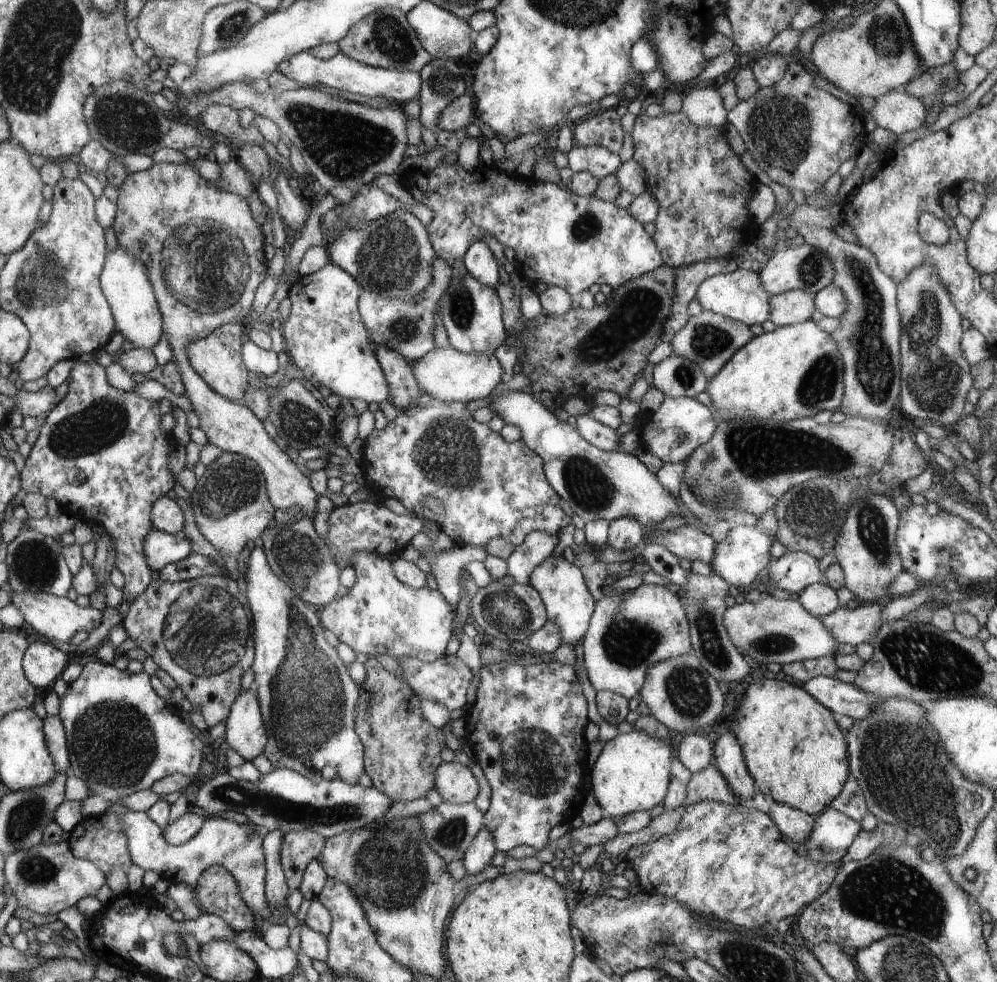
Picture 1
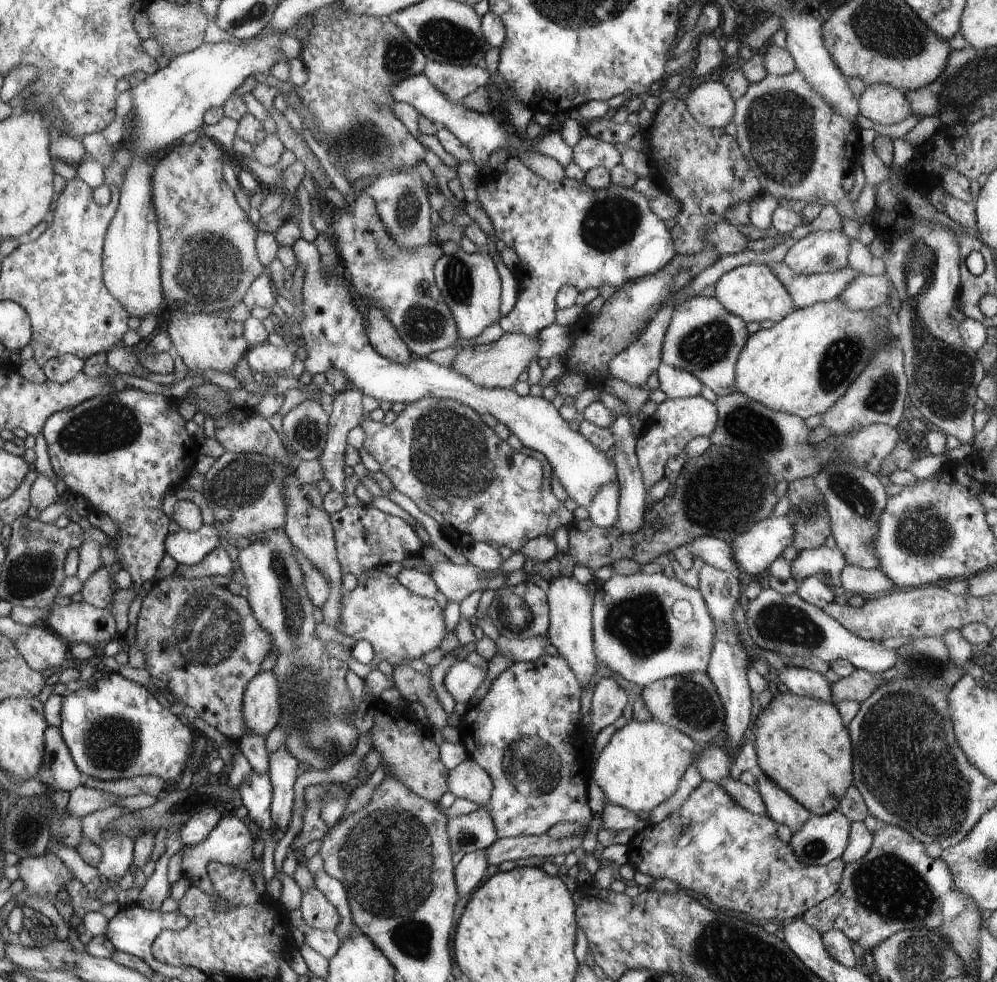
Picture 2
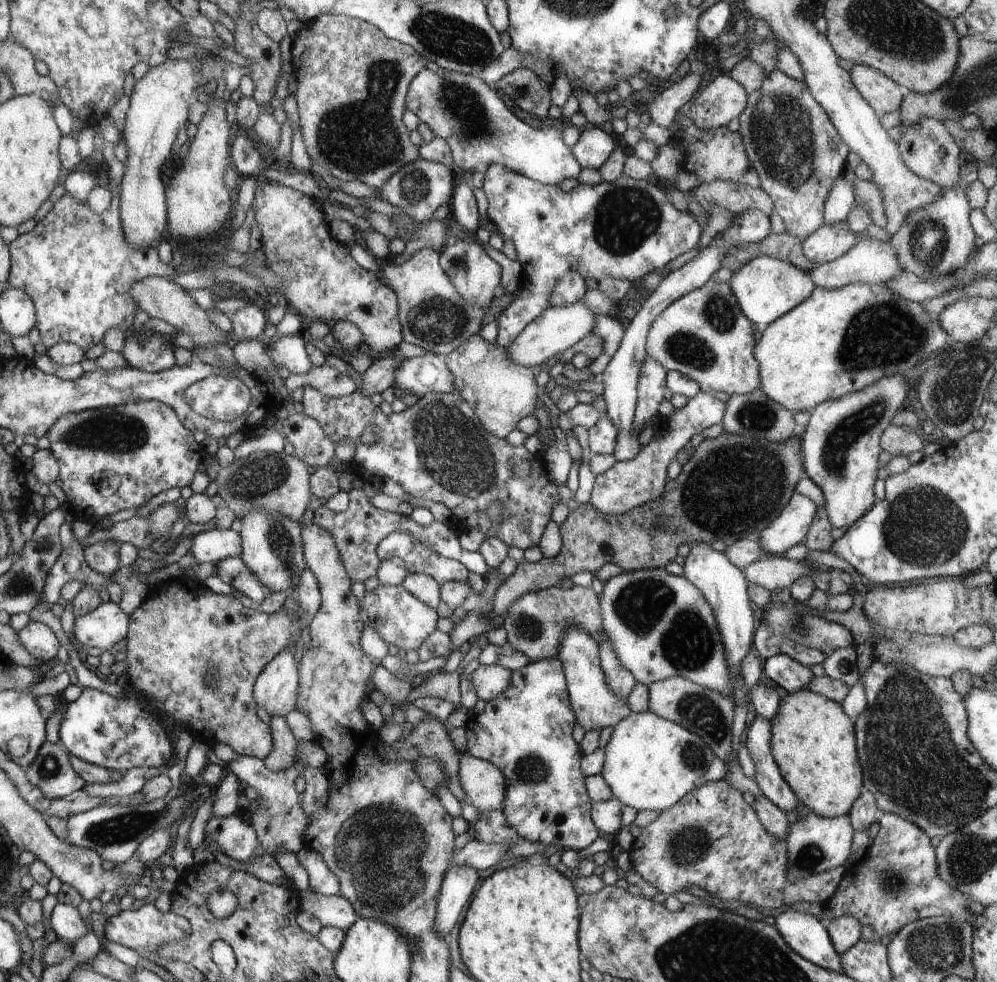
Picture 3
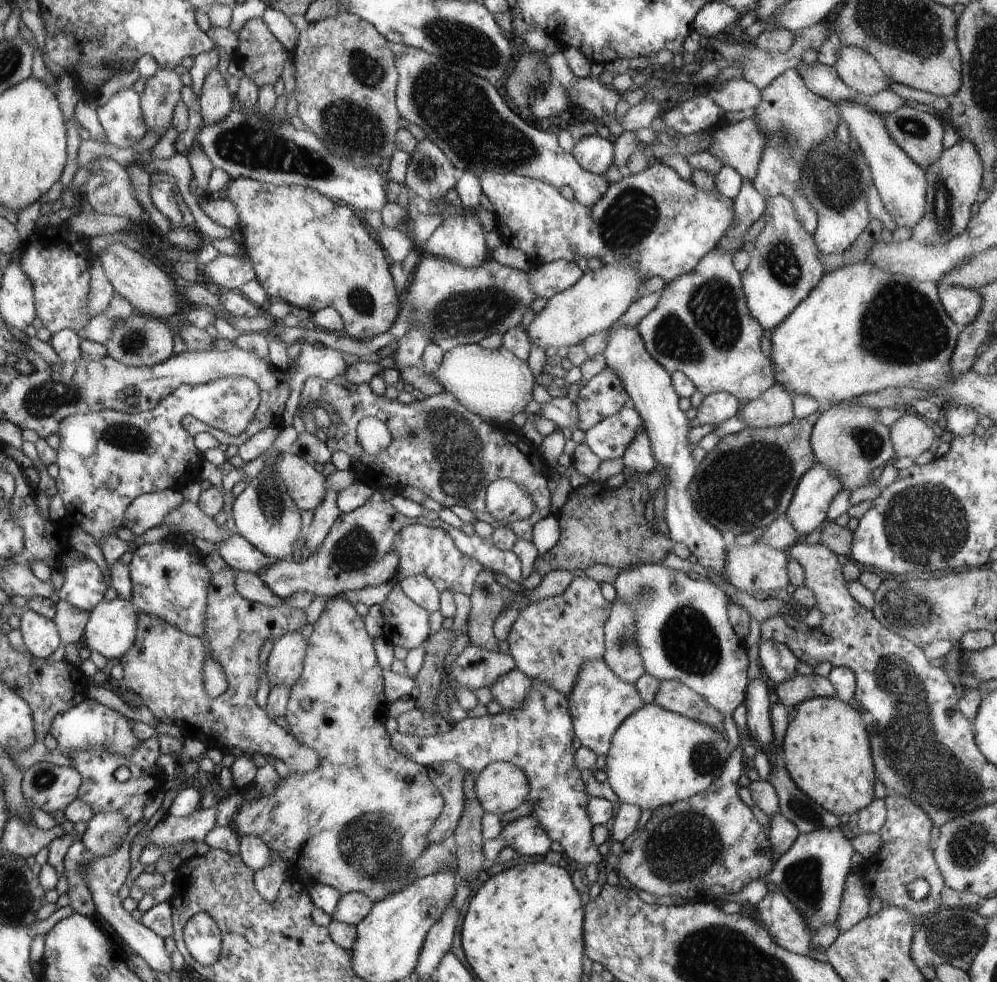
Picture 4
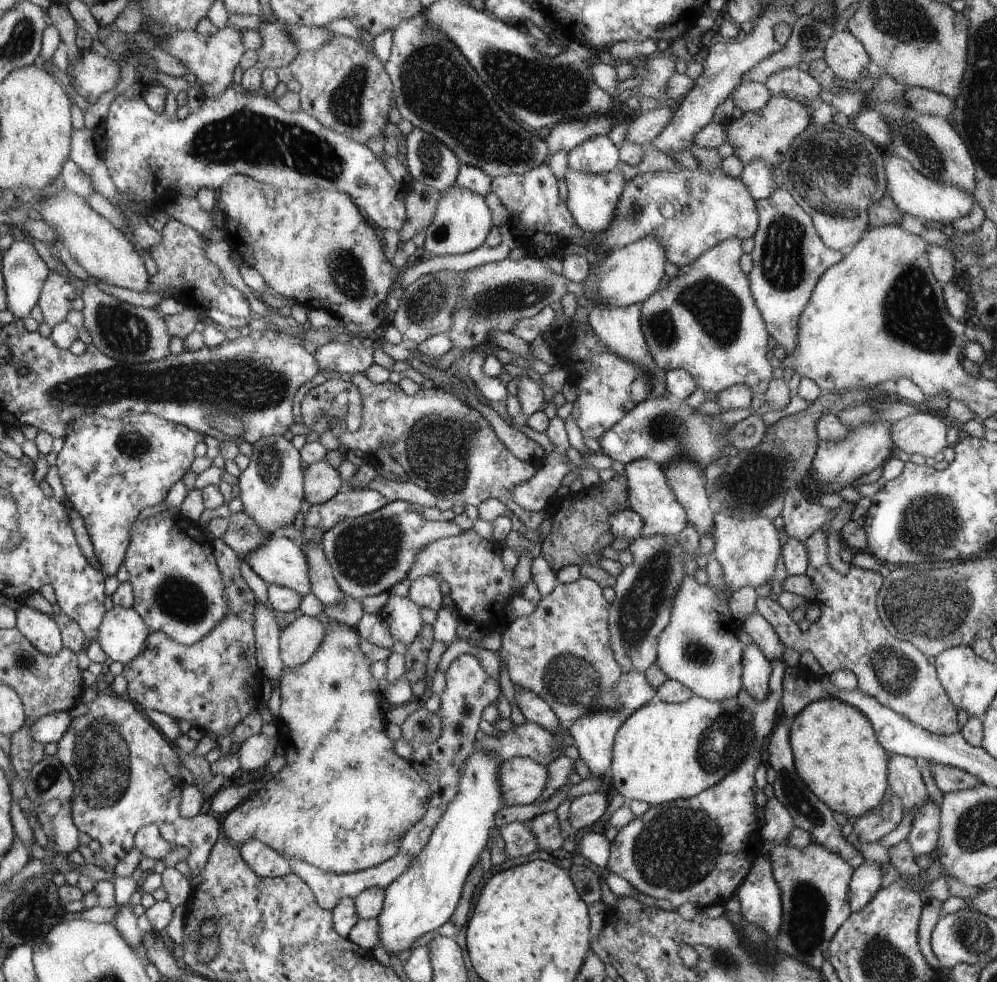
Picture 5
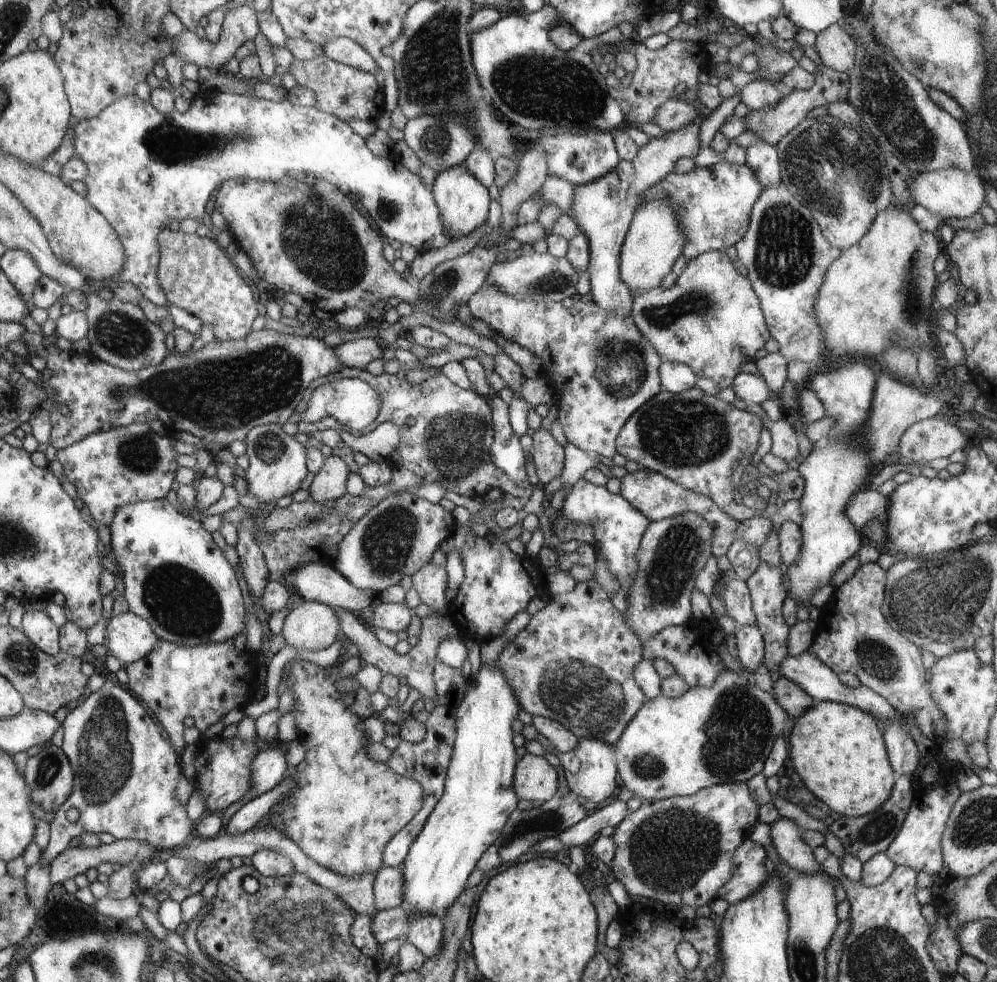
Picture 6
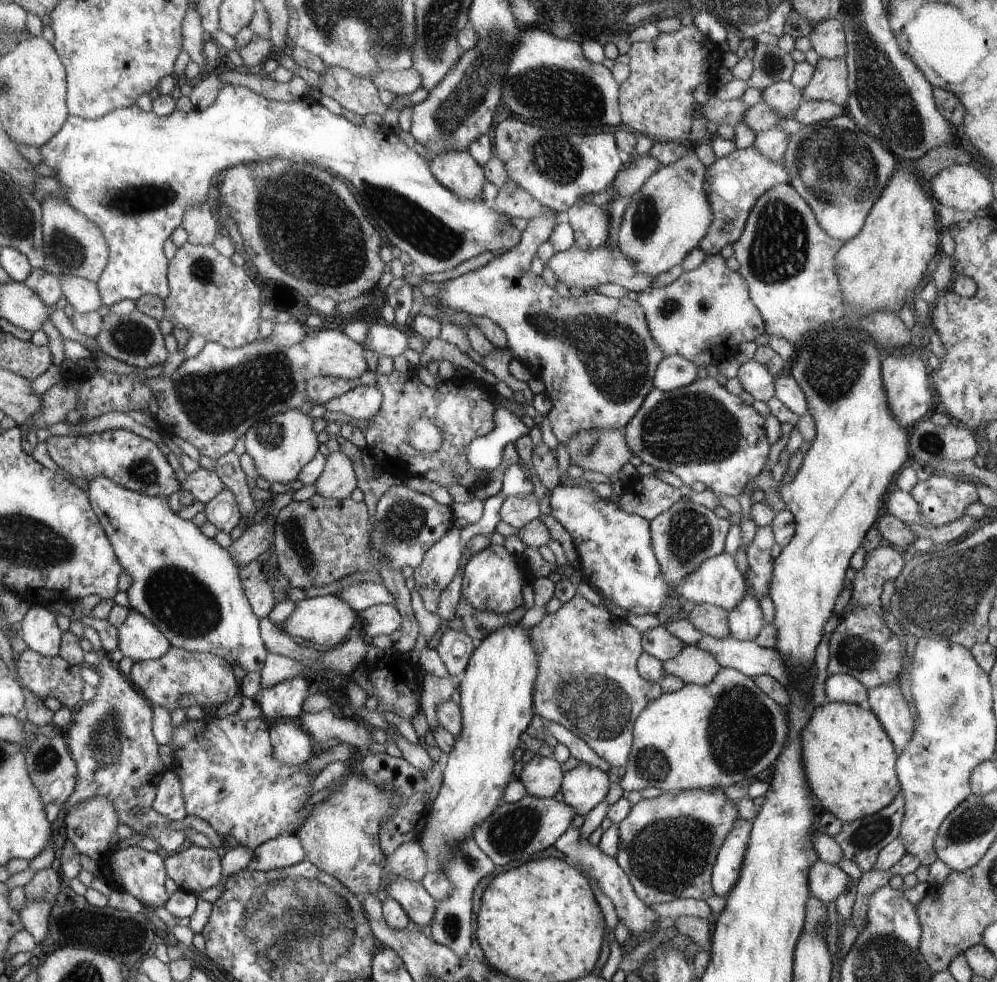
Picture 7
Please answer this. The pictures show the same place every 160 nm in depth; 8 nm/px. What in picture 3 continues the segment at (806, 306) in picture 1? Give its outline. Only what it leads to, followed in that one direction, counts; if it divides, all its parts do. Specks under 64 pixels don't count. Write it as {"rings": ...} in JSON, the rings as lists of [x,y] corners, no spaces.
{"rings":[[[876,239],[860,241],[846,254],[835,258],[833,261],[816,265],[806,274],[810,275],[815,288],[839,289],[848,284],[864,283],[882,285],[898,273],[903,273],[897,264],[897,256],[890,242],[877,241]]]}

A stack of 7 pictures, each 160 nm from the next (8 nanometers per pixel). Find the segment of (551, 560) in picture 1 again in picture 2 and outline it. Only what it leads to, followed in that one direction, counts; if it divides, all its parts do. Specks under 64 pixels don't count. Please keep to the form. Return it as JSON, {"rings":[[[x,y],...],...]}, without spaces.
{"rings":[[[560,575],[544,584],[549,610],[549,629],[547,639],[553,644],[559,656],[564,657],[577,676],[582,687],[593,681],[597,659],[594,654],[593,604],[594,595],[573,575]]]}

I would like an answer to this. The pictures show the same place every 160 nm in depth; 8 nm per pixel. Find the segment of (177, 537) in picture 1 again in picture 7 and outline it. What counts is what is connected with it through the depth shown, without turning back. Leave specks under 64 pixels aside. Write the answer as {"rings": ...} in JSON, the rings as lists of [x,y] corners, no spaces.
{"rings":[[[360,581],[356,584],[348,584],[336,595],[344,602],[347,602],[348,606],[353,607],[358,613],[374,605],[395,605],[393,593],[382,583],[376,584],[372,581]]]}

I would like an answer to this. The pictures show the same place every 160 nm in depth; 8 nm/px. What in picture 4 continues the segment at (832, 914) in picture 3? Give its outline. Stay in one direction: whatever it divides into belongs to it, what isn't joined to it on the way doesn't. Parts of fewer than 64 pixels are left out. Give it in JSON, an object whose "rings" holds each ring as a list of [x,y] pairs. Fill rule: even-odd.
{"rings":[[[888,794],[884,798],[886,804],[886,822],[880,830],[882,848],[872,862],[866,862],[859,870],[858,875],[863,882],[863,891],[870,900],[877,896],[881,900],[882,907],[896,907],[907,910],[916,918],[933,913],[942,906],[942,889],[945,887],[943,876],[936,865],[934,854],[930,850],[931,830],[934,828],[932,818],[918,806],[916,802],[900,796],[900,794]],[[916,878],[924,878],[930,884],[930,892],[922,900],[914,901],[908,895],[908,884]]]}

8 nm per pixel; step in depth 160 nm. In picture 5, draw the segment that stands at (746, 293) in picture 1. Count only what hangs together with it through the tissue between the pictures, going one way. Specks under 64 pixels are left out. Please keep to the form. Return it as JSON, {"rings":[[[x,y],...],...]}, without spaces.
{"rings":[[[776,188],[765,199],[756,201],[759,225],[753,234],[755,246],[752,250],[753,267],[747,275],[752,296],[765,322],[768,334],[783,346],[787,354],[793,353],[795,342],[799,337],[799,318],[806,303],[810,300],[812,291],[822,274],[831,266],[839,263],[844,251],[835,251],[827,247],[817,235],[811,216],[784,189]]]}

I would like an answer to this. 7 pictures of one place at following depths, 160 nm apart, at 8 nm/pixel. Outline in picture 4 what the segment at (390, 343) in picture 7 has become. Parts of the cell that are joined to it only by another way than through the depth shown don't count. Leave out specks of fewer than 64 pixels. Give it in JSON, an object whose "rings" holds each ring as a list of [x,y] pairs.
{"rings":[[[302,341],[298,356],[291,360],[286,370],[289,379],[287,386],[291,391],[281,426],[290,426],[293,417],[298,414],[298,400],[301,398],[301,390],[307,378],[331,379],[342,376],[348,370],[351,365],[344,362],[343,355],[343,352],[330,347],[317,347]]]}

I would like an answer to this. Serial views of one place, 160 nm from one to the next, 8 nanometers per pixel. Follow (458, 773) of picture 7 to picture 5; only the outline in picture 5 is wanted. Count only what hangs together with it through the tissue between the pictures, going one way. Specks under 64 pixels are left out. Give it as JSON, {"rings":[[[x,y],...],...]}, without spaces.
{"rings":[[[483,749],[473,750],[462,766],[456,798],[447,806],[428,844],[413,856],[410,868],[385,888],[383,909],[375,919],[379,924],[379,947],[389,955],[398,957],[400,952],[411,951],[420,936],[451,920],[469,872],[496,830],[514,821],[525,823],[538,815],[555,812],[564,800],[574,798],[569,791],[559,791],[544,802],[508,805],[499,789],[499,764]]]}

